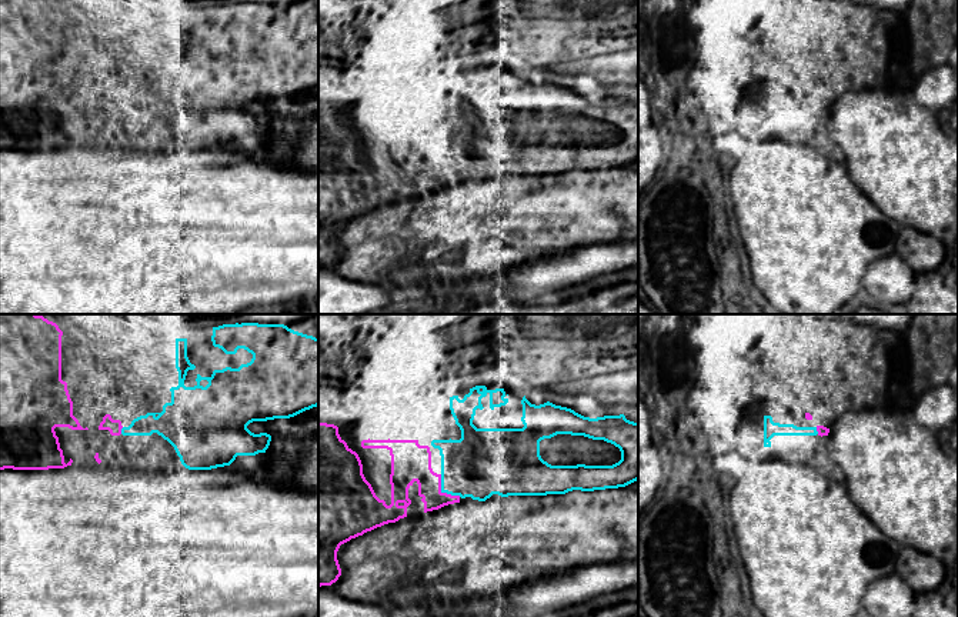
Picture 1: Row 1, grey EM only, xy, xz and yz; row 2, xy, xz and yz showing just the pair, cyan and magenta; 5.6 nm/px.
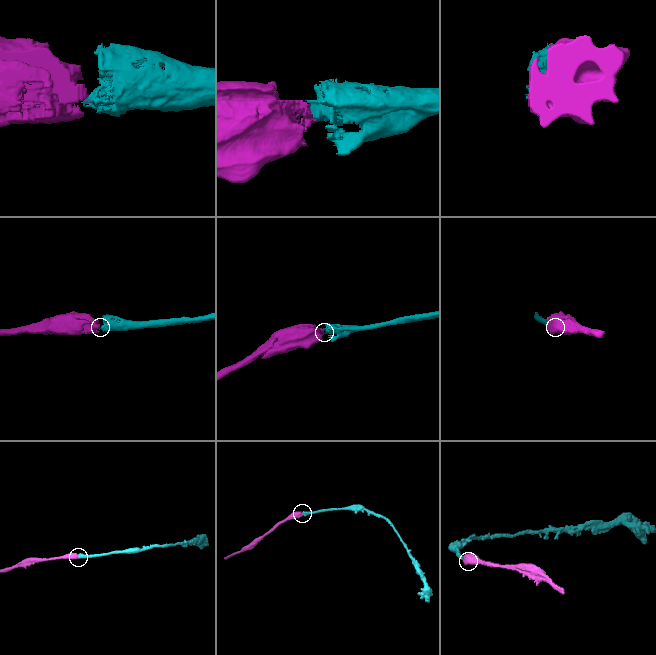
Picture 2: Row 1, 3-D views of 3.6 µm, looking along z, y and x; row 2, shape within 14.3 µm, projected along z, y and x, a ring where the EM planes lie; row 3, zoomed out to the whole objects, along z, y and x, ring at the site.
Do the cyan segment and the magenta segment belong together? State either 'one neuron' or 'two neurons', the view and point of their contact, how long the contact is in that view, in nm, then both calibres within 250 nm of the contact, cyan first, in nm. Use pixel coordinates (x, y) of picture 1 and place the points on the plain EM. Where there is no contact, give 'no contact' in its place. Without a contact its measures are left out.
one neuron; meets cyan in xz at (443, 172); contact 170 nm long; 360 nm thick on the cyan side, 220 nm on the other

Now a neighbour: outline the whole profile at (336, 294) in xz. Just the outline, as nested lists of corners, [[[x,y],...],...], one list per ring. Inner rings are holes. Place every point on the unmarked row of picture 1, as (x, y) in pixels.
[[[318,267],[318,314],[367,314],[391,303],[393,289],[347,280]]]

